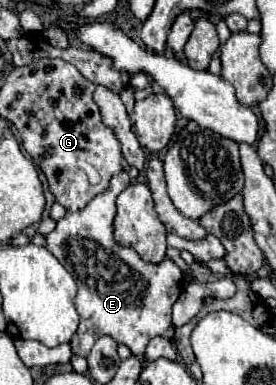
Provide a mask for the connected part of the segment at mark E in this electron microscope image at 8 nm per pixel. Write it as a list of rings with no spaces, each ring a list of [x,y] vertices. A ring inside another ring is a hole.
[[[120,172],[114,178],[110,178],[110,186],[106,192],[94,196],[82,210],[78,212],[68,212],[62,220],[58,220],[54,232],[46,236],[48,244],[46,248],[64,264],[64,268],[72,274],[72,278],[78,284],[78,294],[76,294],[76,312],[80,314],[80,326],[70,340],[72,352],[76,356],[88,356],[92,350],[94,342],[102,336],[108,334],[112,336],[118,344],[124,344],[130,348],[130,352],[144,362],[144,348],[154,336],[170,336],[174,338],[174,324],[172,324],[172,306],[182,294],[182,274],[180,268],[170,260],[164,258],[158,264],[148,264],[140,258],[140,254],[132,246],[122,246],[120,242],[114,240],[112,236],[112,220],[116,216],[116,196],[130,184],[128,172]]]

